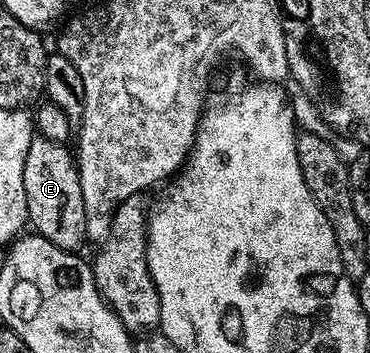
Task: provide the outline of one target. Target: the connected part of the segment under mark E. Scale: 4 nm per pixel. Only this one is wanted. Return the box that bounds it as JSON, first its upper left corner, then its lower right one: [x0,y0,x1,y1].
[22,135,86,251]

